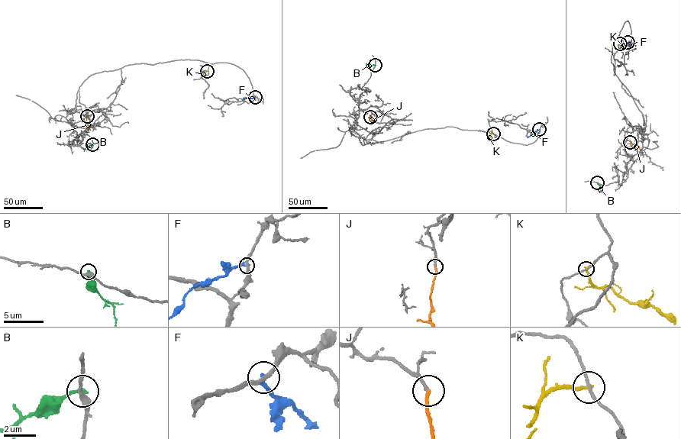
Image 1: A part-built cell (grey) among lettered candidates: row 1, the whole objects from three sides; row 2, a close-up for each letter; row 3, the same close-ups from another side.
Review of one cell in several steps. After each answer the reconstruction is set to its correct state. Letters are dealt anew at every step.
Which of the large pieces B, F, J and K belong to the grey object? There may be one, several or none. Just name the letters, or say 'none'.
J

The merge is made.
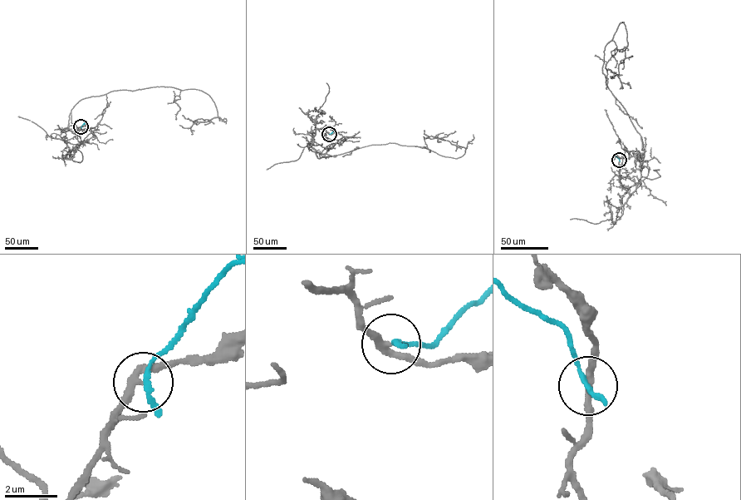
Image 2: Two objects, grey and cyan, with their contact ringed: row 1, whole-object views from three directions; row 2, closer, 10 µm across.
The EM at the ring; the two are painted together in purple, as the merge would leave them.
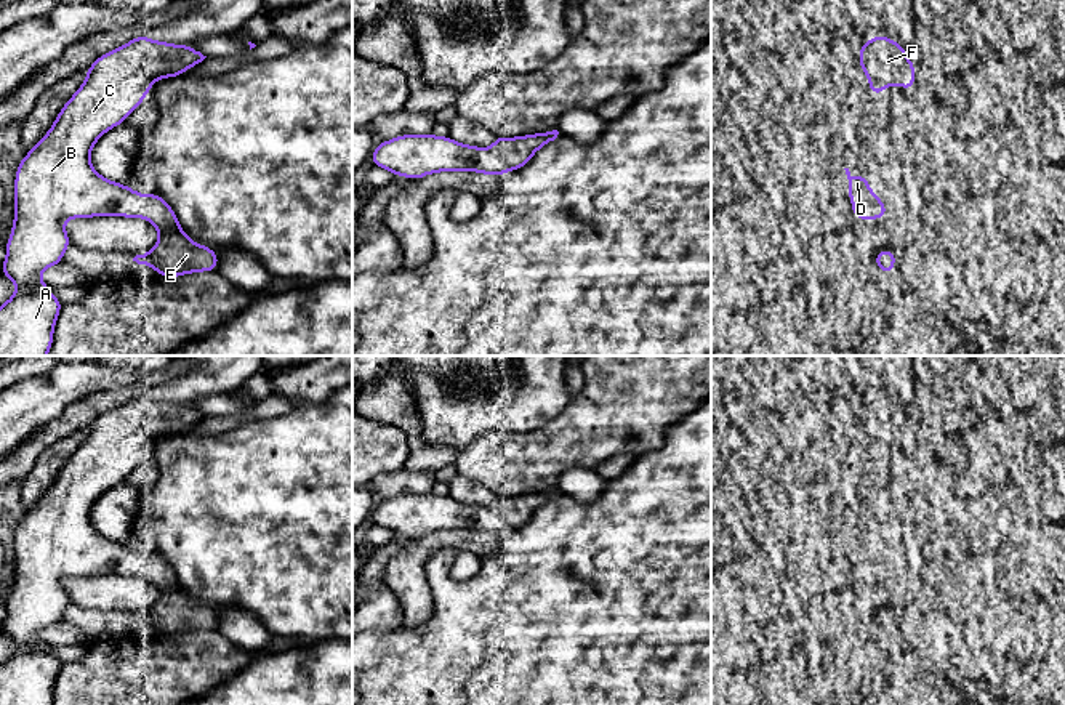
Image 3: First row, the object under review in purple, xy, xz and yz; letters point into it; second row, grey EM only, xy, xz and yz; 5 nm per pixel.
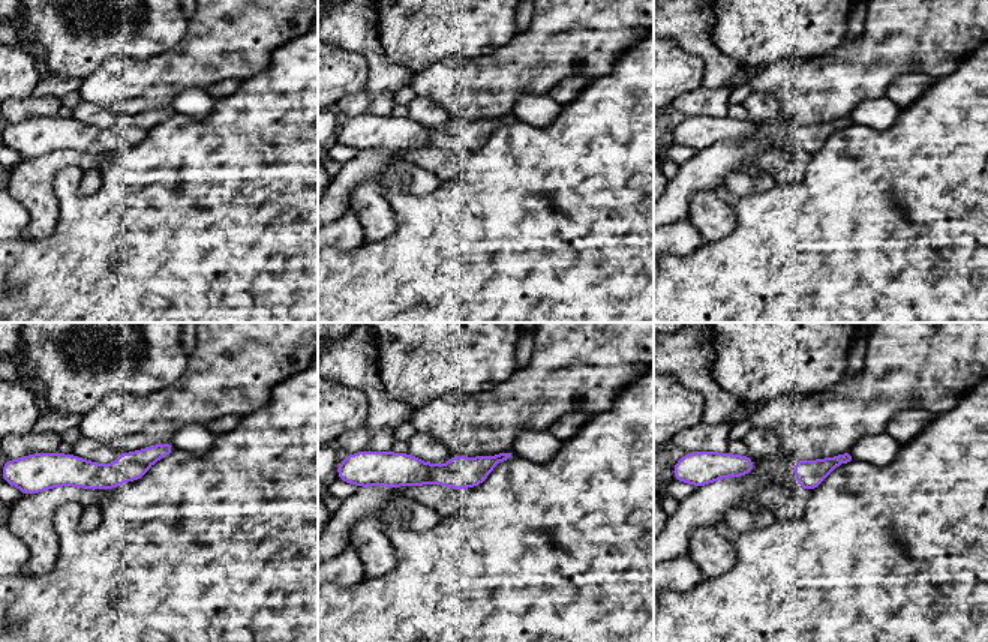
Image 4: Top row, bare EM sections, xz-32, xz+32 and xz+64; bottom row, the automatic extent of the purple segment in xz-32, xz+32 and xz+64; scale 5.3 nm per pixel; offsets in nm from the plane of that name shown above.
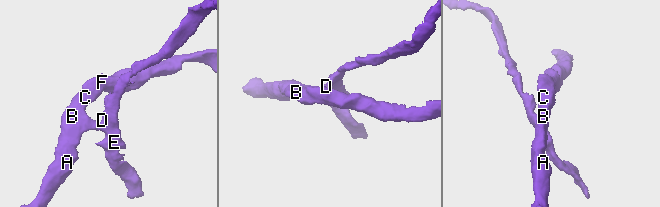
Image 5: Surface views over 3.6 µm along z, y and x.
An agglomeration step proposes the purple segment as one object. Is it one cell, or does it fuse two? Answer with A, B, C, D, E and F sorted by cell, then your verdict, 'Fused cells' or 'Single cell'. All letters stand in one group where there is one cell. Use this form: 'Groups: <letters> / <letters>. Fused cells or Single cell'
Groups: A B C D E F. Single cell

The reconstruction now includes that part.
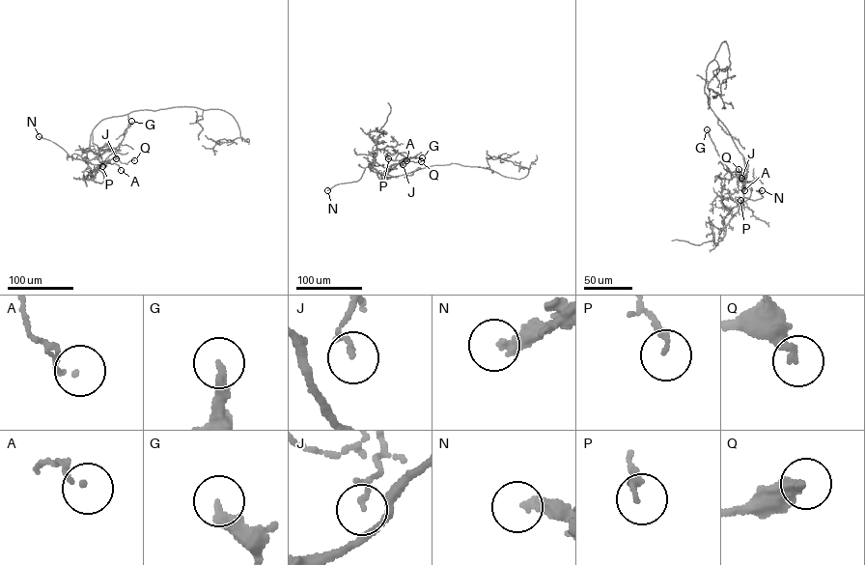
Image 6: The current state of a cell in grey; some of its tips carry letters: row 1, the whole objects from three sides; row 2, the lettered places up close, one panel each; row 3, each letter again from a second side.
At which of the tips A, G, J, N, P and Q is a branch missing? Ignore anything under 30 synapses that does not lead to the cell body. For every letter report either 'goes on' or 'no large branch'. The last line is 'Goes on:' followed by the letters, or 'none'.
A: no large branch
G: no large branch
J: no large branch
N: goes on
P: no large branch
Q: no large branch
Goes on: N

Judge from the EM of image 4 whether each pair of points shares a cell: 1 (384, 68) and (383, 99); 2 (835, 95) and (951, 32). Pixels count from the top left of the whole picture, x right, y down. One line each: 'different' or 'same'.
1: different
2: same

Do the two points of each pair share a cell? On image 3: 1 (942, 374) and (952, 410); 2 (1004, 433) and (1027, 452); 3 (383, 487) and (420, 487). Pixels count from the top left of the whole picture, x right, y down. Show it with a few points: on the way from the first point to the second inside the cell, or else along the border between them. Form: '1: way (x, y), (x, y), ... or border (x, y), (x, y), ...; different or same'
1: way (947, 383), (952, 401); same
2: way (1009, 438), (1022, 451); same
3: way (393, 484), (410, 484); same

